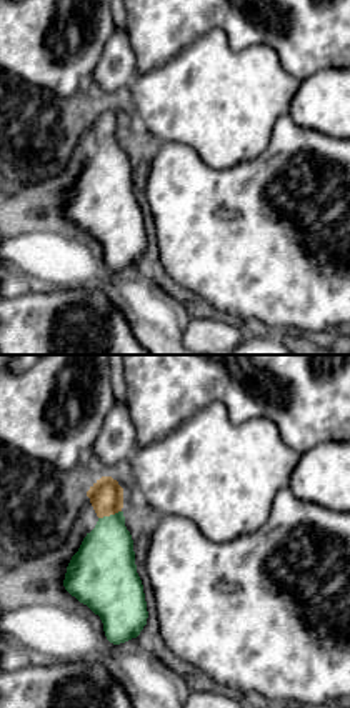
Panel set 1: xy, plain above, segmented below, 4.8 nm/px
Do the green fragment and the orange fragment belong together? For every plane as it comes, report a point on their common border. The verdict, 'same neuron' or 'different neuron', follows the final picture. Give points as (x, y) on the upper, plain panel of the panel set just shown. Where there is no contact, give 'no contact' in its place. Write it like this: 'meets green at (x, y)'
meets green at (110, 142)

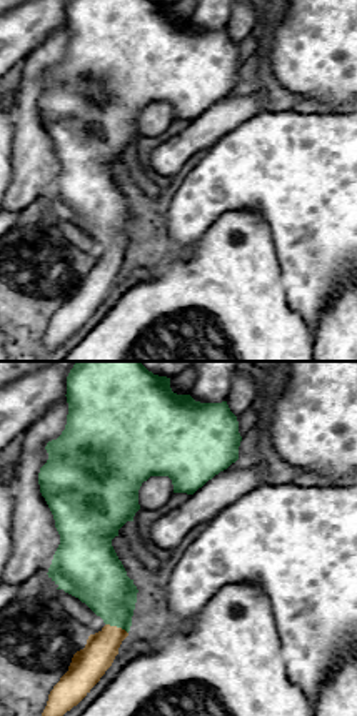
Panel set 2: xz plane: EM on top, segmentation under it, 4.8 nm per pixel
meets green at (117, 253)

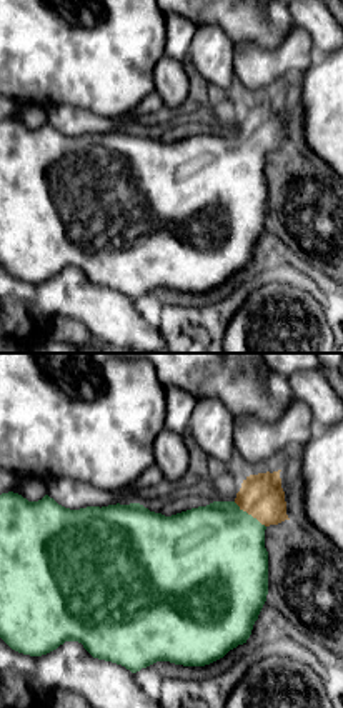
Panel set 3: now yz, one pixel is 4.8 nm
meets green at (250, 142)

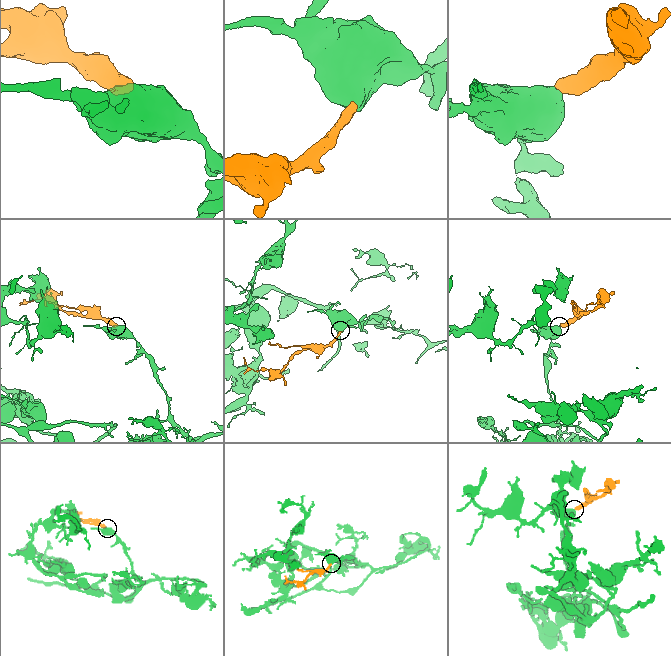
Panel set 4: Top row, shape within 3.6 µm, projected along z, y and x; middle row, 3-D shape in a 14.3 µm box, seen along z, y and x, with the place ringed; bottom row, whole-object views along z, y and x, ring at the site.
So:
same neuron

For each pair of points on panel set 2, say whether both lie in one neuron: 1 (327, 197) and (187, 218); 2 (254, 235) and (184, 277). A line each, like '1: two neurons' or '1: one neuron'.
1: one neuron
2: one neuron

